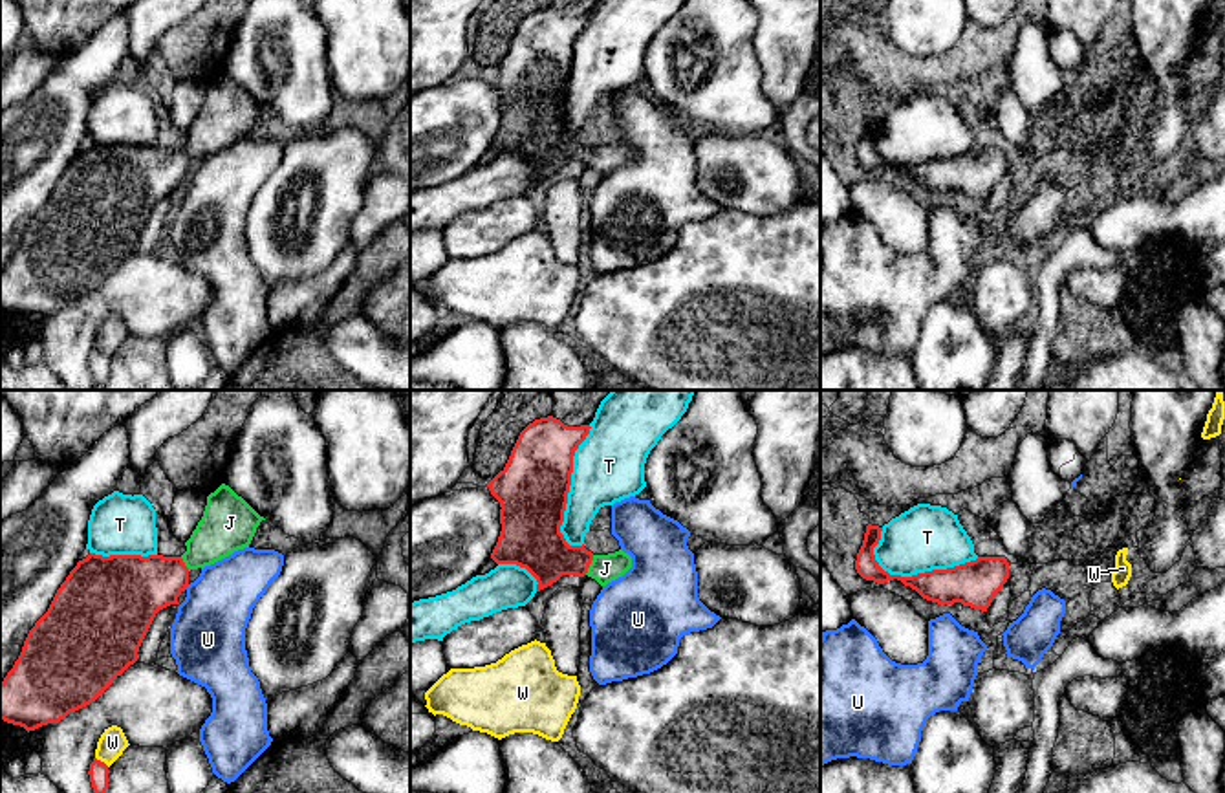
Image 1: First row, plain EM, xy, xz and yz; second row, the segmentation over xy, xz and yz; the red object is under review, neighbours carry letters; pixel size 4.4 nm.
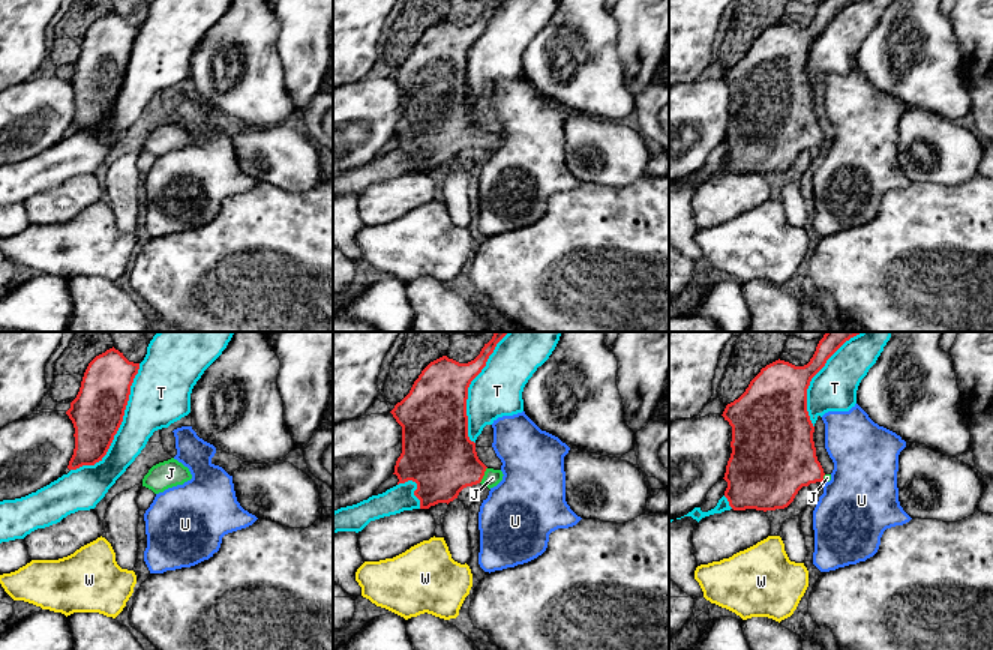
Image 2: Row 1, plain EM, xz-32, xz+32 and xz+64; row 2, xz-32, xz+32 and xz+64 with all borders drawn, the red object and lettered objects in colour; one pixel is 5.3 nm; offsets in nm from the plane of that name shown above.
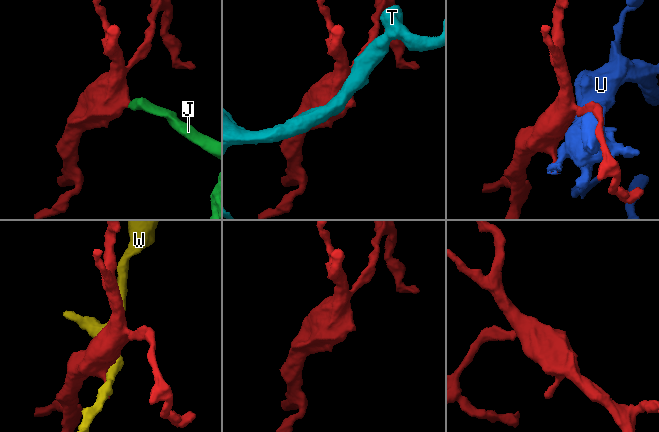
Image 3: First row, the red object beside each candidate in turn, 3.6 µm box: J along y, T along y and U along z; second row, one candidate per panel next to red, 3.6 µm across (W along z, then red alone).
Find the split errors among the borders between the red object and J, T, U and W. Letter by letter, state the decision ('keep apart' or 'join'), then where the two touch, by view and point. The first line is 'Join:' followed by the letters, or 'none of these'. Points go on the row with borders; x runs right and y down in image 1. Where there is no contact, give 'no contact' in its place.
Join: J
J: join; contact xz (590, 563)
T: keep apart; contact yz (921, 574)
U: keep apart; contact xy (187, 585)
W: keep apart; contact xy (103, 762)

